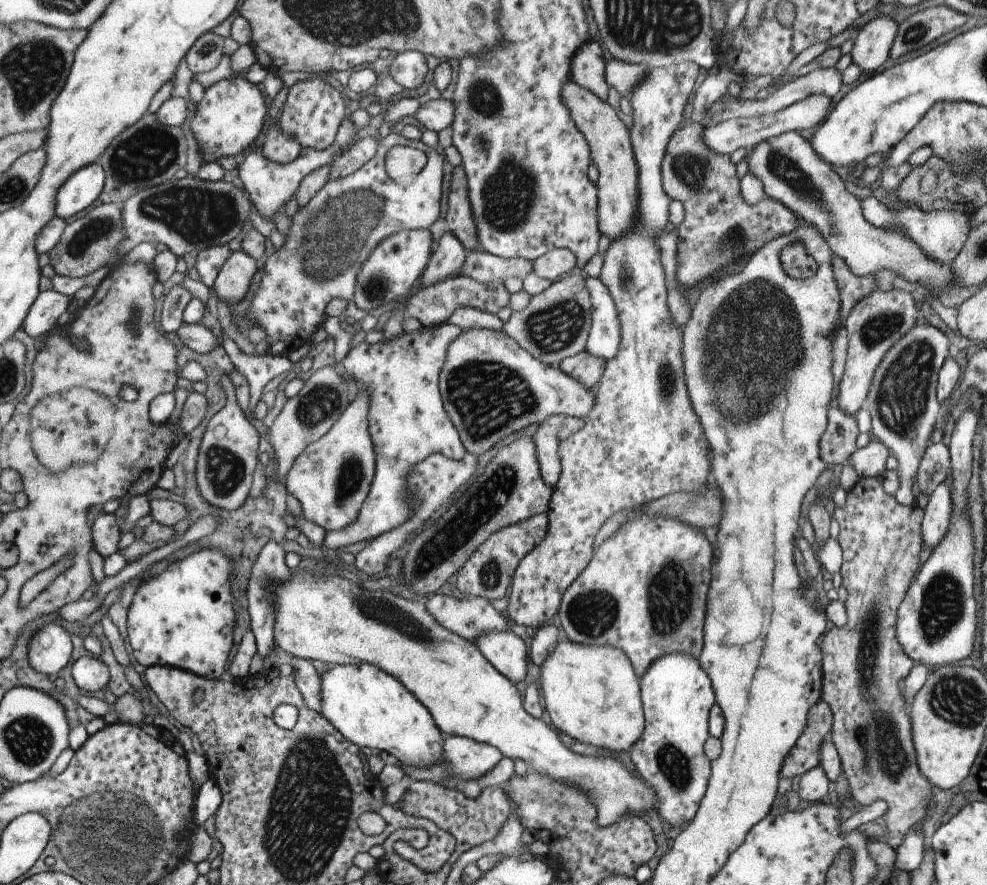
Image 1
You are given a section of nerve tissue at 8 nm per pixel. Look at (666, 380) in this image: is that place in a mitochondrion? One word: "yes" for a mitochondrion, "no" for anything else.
yes

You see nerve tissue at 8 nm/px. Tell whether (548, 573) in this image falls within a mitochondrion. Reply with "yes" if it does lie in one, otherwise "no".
no

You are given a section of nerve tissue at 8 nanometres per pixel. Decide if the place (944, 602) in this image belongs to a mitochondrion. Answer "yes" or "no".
yes

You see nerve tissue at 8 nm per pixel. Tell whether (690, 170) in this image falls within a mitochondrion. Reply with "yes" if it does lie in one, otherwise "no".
yes

